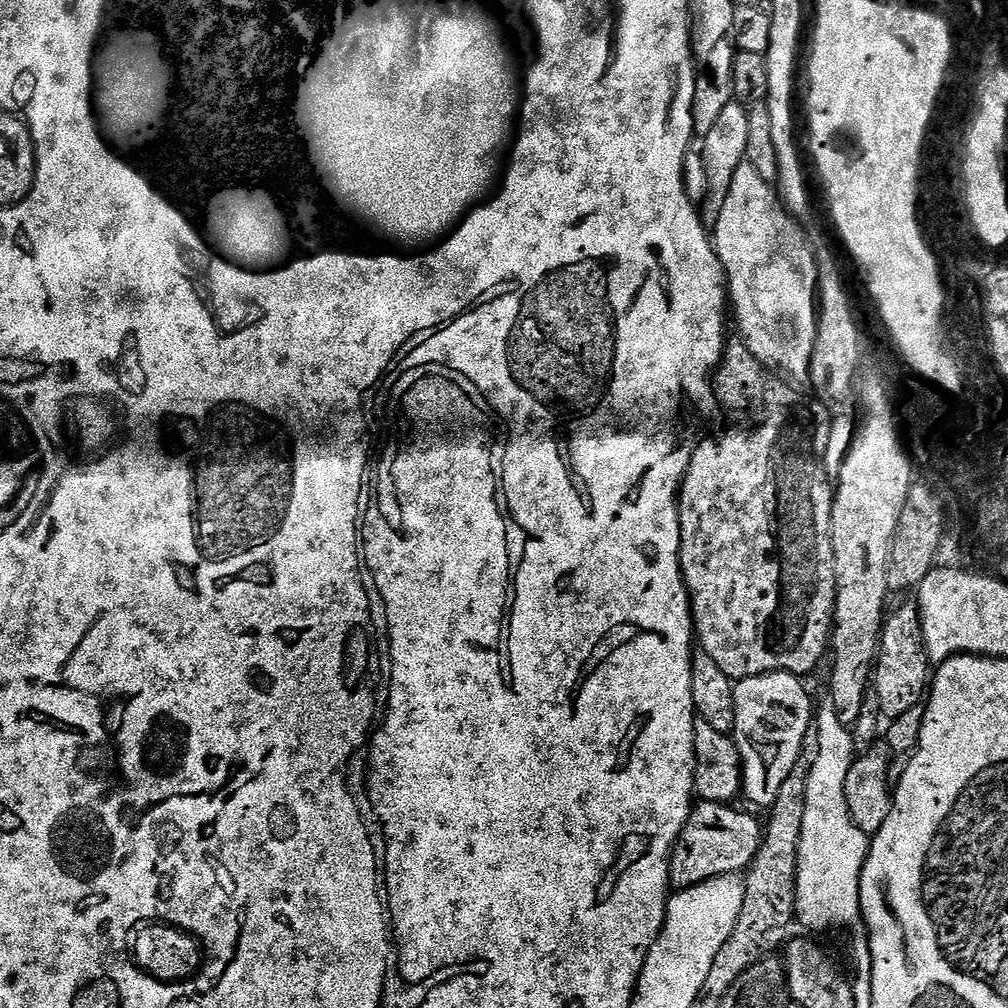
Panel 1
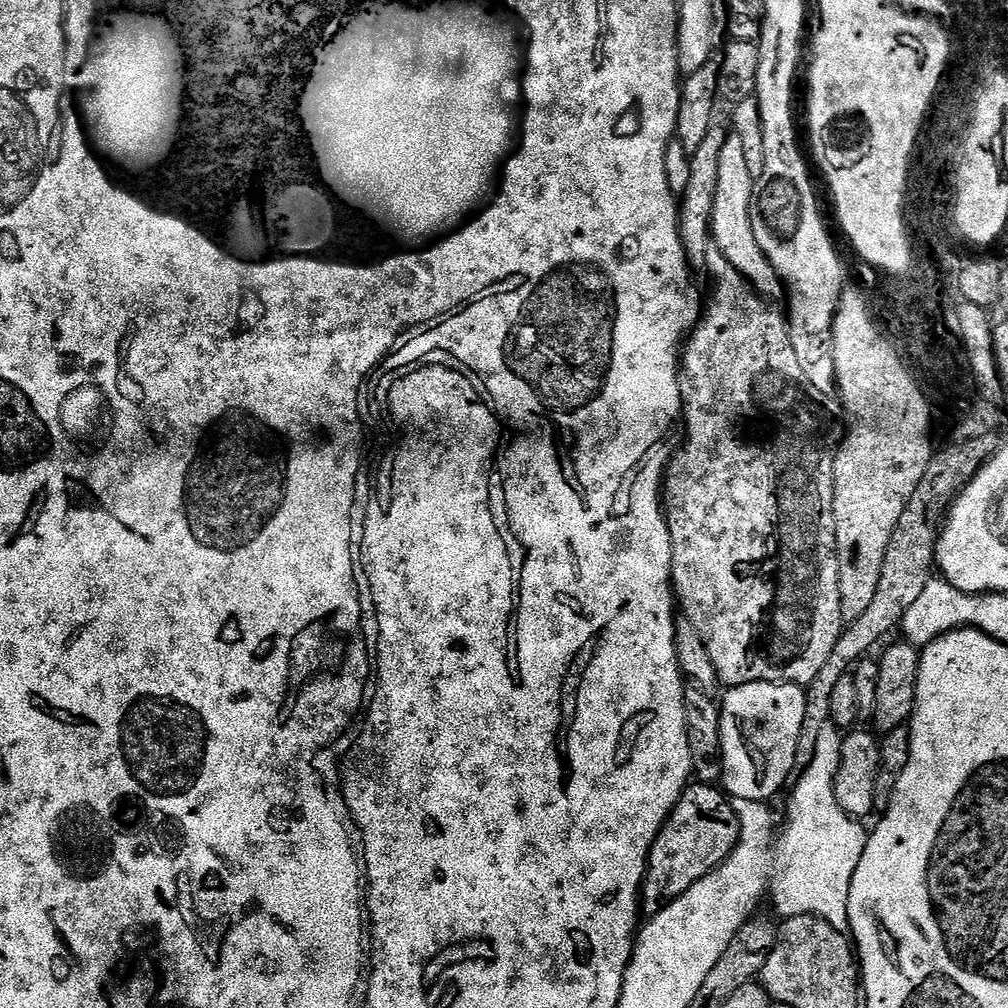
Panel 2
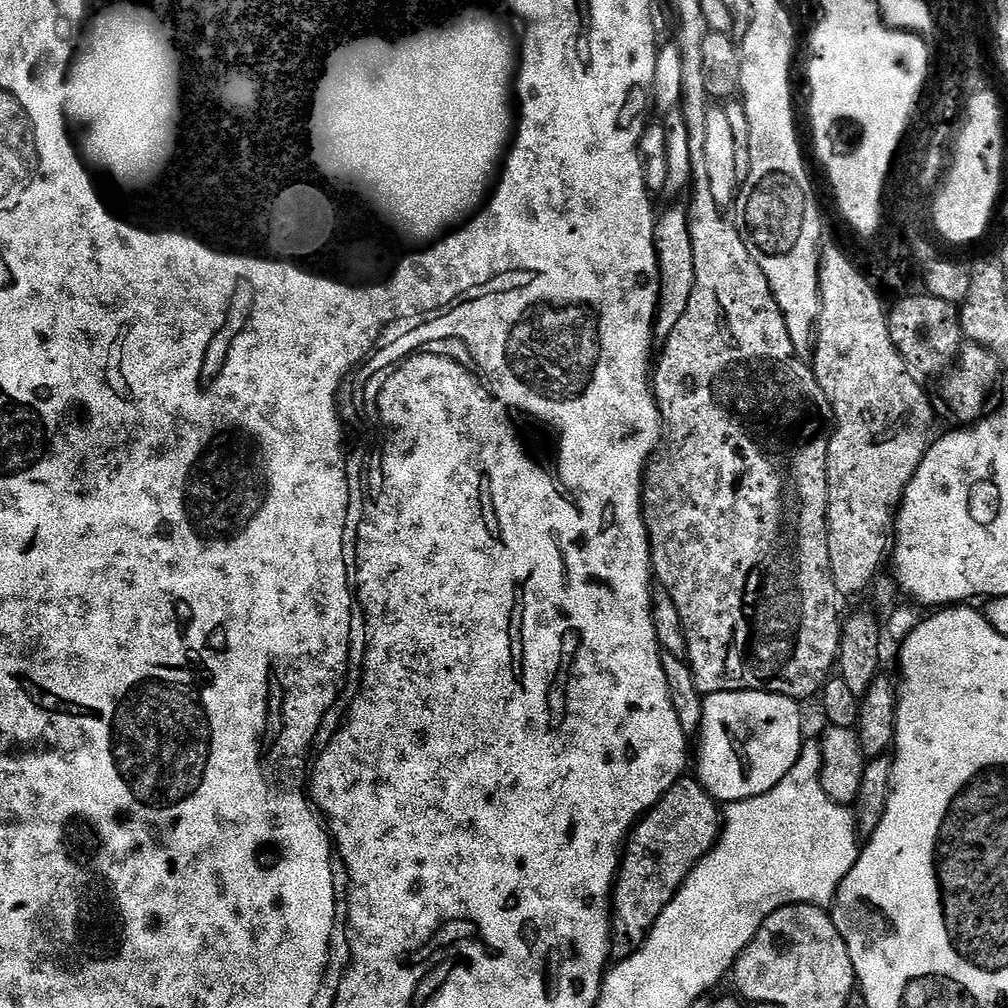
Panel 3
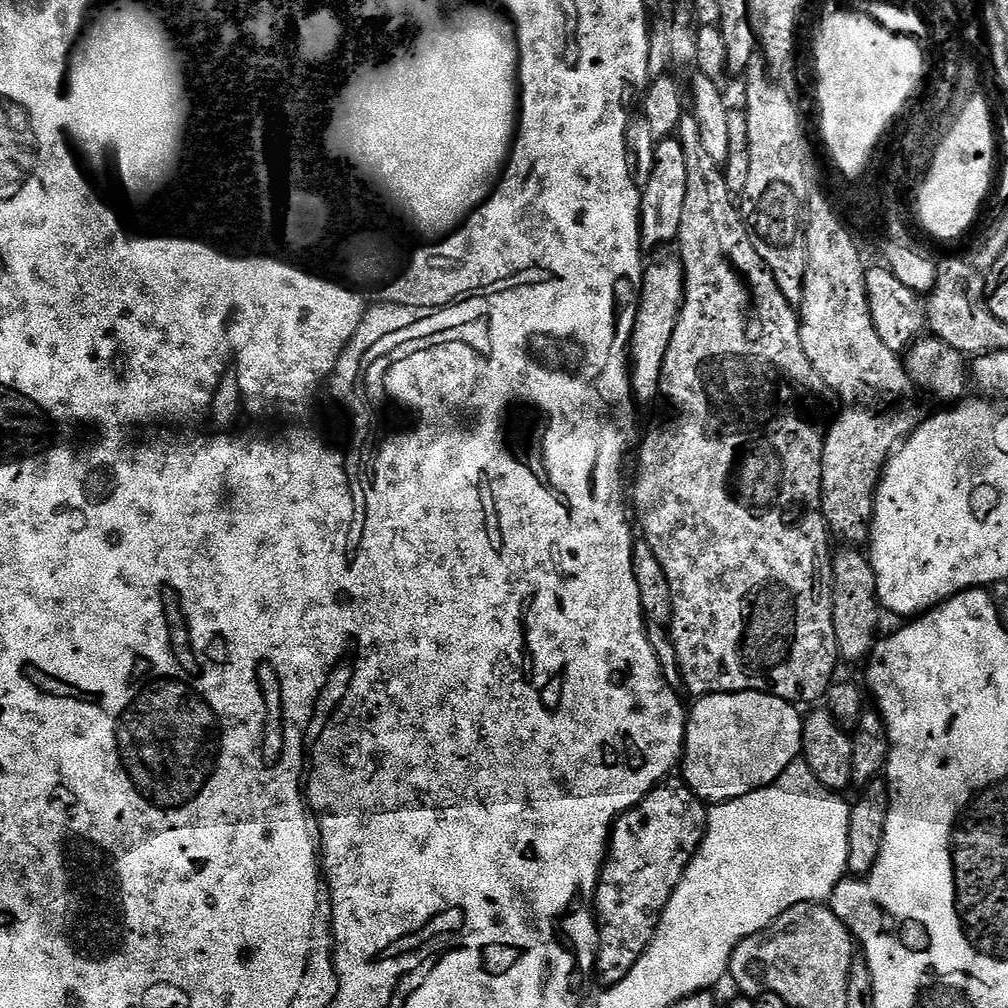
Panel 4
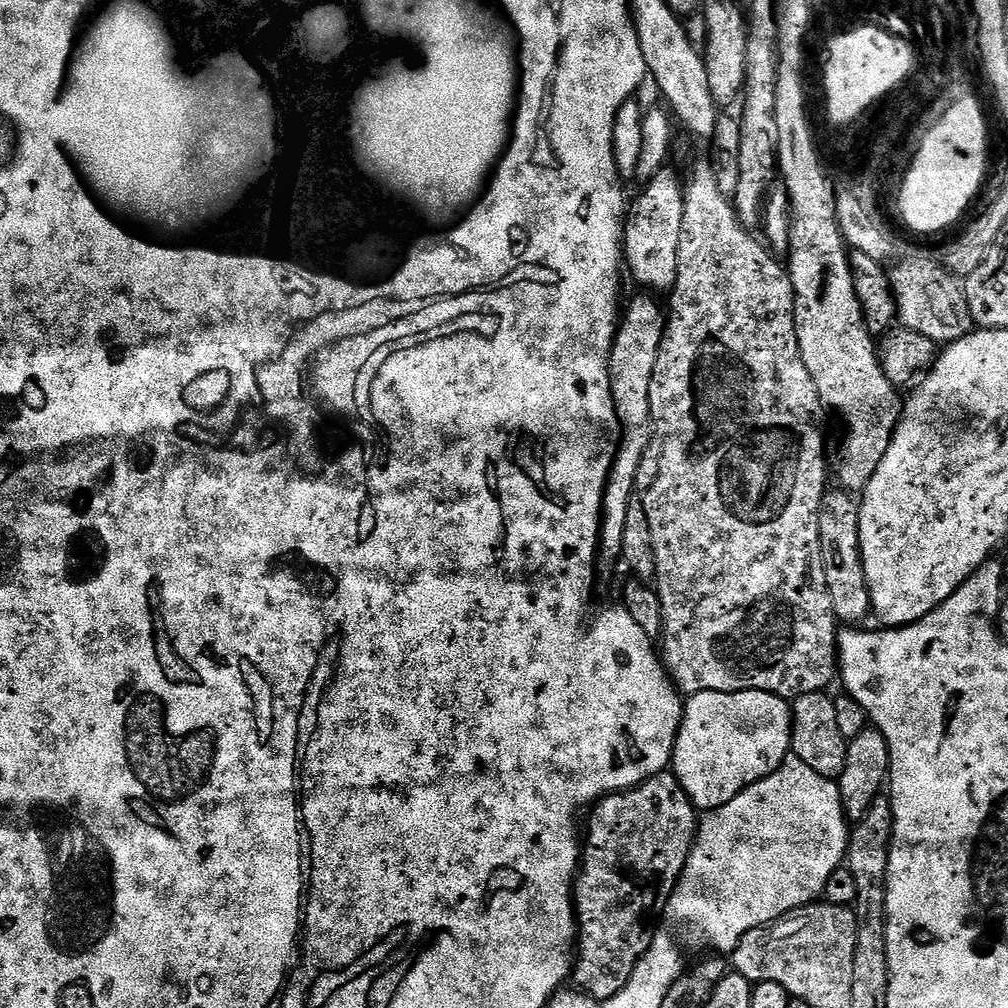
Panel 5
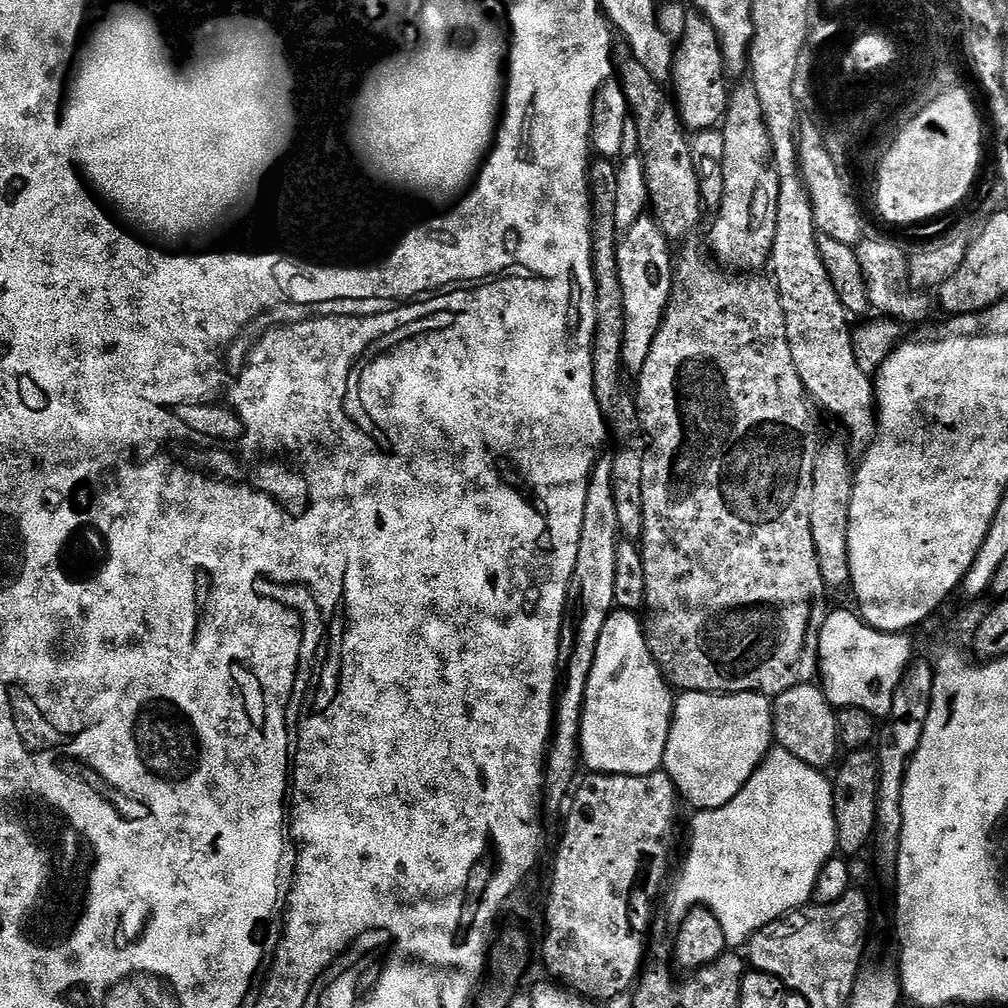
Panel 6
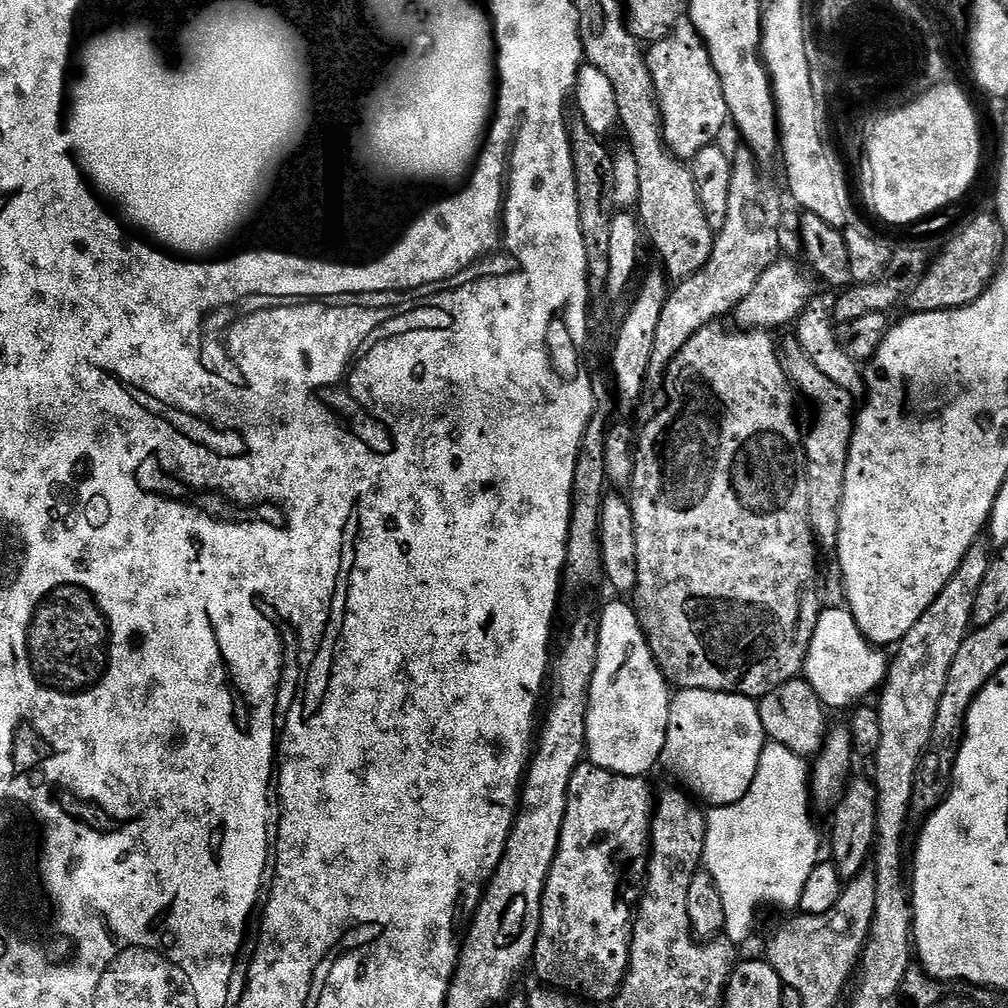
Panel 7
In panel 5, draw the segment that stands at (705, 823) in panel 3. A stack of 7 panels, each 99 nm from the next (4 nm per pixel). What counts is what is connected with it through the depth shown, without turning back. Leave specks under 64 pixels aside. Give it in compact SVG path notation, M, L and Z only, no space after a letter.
M665 770L643 780L637 788L629 788L627 792L614 792L597 800L591 812L588 832L586 828L586 835L582 840L580 866L574 881L578 947L574 952L570 980L579 991L603 1002L617 996L622 986L630 982L634 966L638 966L638 962L652 945L664 907L676 889L676 883L680 880L696 841L698 809L690 802L686 790L682 790L675 774Z

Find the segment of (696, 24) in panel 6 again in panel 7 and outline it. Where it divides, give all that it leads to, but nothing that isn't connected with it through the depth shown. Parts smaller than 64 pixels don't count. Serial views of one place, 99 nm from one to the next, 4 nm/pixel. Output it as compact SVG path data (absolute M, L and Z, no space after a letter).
M683 18L668 36L653 43L646 55L660 103L660 115L664 117L664 141L678 159L691 161L698 150L717 143L724 127L730 124L722 82L710 62L708 47L692 21Z

